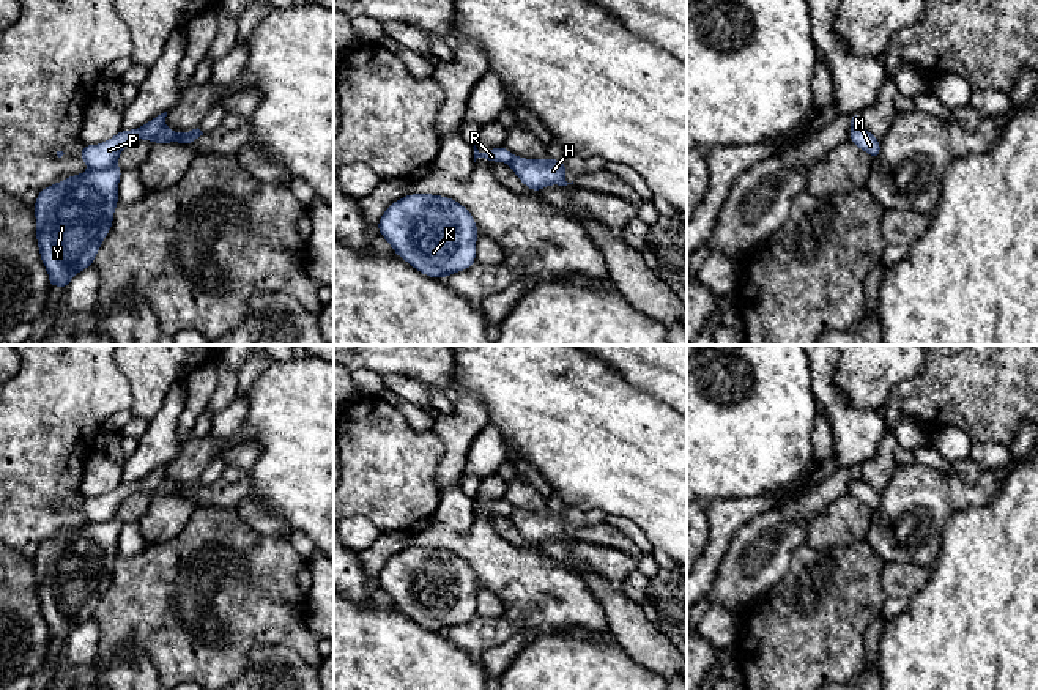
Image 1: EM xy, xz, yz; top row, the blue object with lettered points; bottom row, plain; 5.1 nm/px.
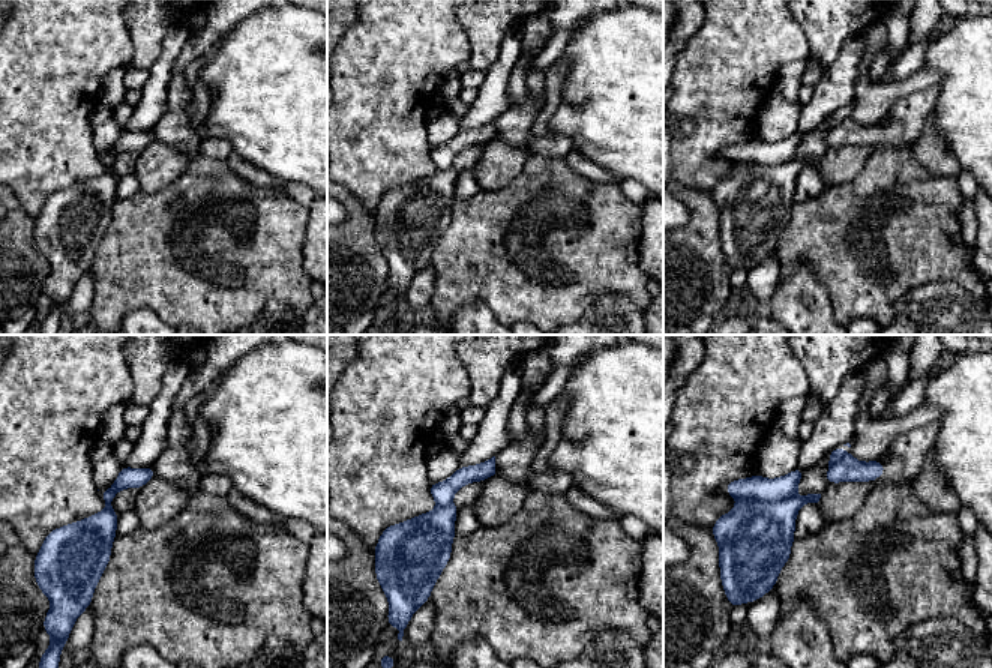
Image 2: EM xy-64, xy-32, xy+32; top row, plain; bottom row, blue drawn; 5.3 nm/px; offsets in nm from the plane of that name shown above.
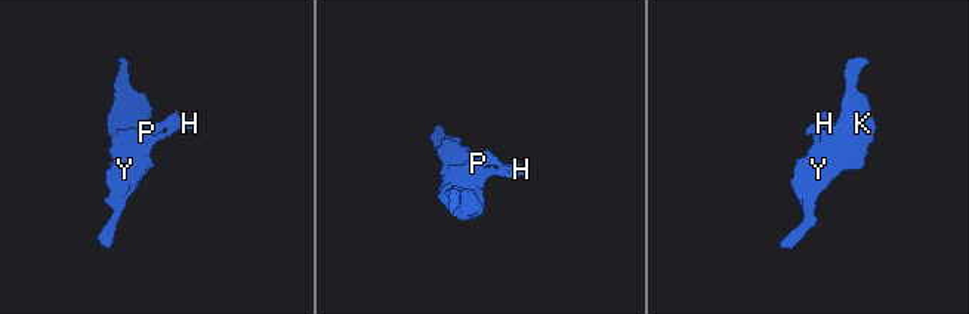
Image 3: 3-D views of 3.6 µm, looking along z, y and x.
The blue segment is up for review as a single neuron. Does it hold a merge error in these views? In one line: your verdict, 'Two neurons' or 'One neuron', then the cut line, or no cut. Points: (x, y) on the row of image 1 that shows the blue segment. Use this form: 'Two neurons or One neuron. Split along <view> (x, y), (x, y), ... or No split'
Two neurons. Split along xy (115, 164), (106, 169), (90, 169)

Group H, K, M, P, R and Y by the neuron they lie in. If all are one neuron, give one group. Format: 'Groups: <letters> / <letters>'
Groups: H K M Y / P R

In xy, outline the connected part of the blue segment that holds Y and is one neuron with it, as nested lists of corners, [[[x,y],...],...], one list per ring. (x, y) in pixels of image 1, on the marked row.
[[[117,164],[90,169],[39,191],[33,211],[49,288],[68,288],[77,273],[93,265],[113,224],[121,173]]]

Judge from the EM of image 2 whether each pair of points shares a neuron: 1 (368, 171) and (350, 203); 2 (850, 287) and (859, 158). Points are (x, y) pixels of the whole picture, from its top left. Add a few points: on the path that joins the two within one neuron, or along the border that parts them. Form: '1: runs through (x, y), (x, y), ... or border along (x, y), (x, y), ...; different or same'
1: border along (342, 185), (372, 212); different
2: border along (877, 147), (866, 164), (850, 180), (827, 186); different

